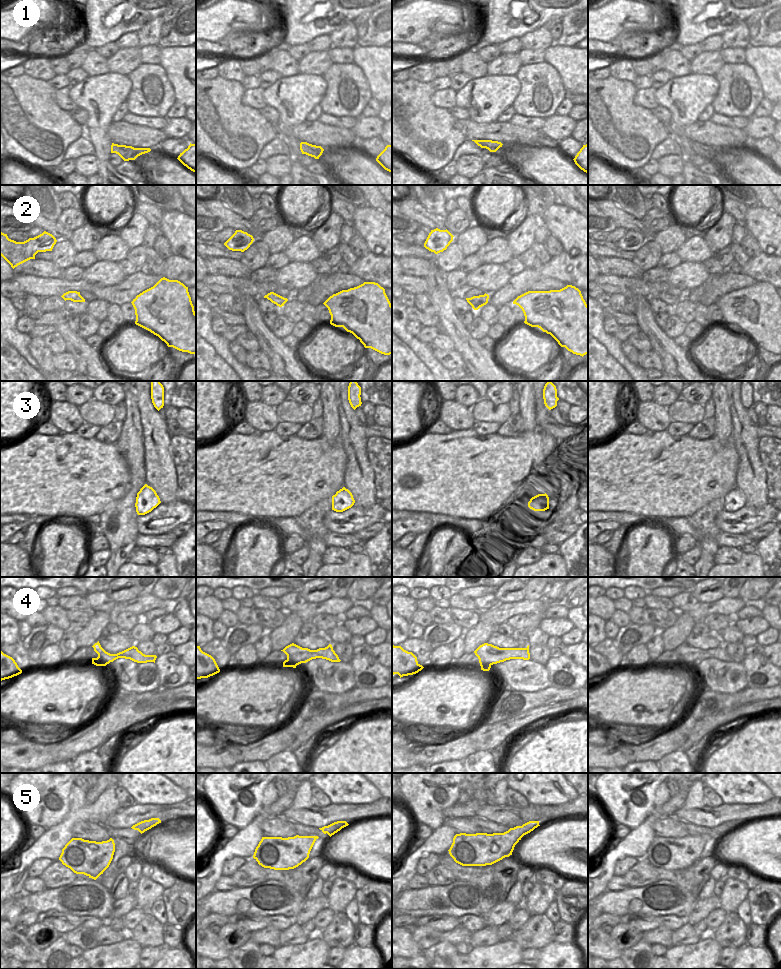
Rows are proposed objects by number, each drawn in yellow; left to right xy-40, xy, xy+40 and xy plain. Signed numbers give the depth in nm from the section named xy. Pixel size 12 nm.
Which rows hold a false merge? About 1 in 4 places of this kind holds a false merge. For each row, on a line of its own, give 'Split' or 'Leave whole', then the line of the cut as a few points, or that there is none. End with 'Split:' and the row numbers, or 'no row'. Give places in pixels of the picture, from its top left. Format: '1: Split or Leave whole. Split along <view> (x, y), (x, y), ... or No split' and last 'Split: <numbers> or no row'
1: Leave whole. No split
2: Leave whole. No split
3: Leave whole. No split
4: Leave whole. No split
5: Split. Split along xy+40 (522, 825), (524, 834)
Split: 5

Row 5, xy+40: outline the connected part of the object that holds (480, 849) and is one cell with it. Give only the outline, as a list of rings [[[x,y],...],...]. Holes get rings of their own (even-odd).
[[[516,826],[504,833],[456,834],[449,854],[462,866],[492,865],[512,855],[515,845],[524,836],[524,827]]]

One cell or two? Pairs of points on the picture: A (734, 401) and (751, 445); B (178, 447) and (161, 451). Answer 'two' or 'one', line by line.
A: one
B: two

